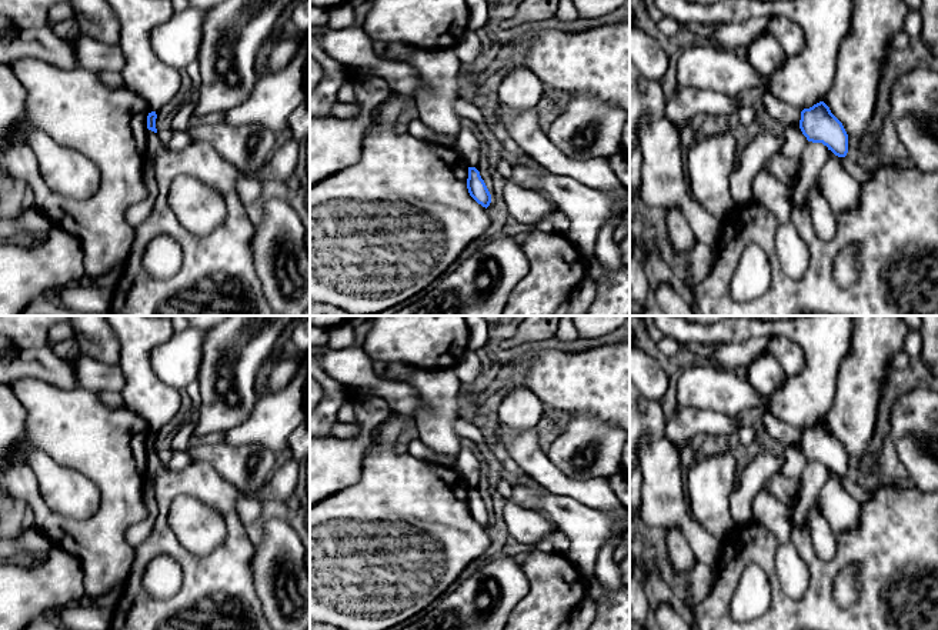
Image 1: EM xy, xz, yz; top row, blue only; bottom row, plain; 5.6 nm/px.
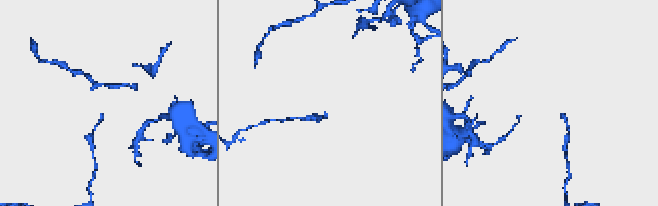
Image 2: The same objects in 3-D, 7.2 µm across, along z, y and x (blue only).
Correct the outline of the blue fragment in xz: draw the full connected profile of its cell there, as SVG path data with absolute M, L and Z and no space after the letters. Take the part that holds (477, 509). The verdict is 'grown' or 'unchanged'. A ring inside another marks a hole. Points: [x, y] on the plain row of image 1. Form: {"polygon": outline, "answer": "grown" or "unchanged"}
{"polygon": "M468 487L467 509L470 516L483 527L488 527L491 523L491 514L475 487Z", "answer": "unchanged"}

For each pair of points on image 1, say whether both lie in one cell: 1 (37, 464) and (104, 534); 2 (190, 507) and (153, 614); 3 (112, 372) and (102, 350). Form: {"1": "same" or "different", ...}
{"1": "different", "2": "different", "3": "different"}

